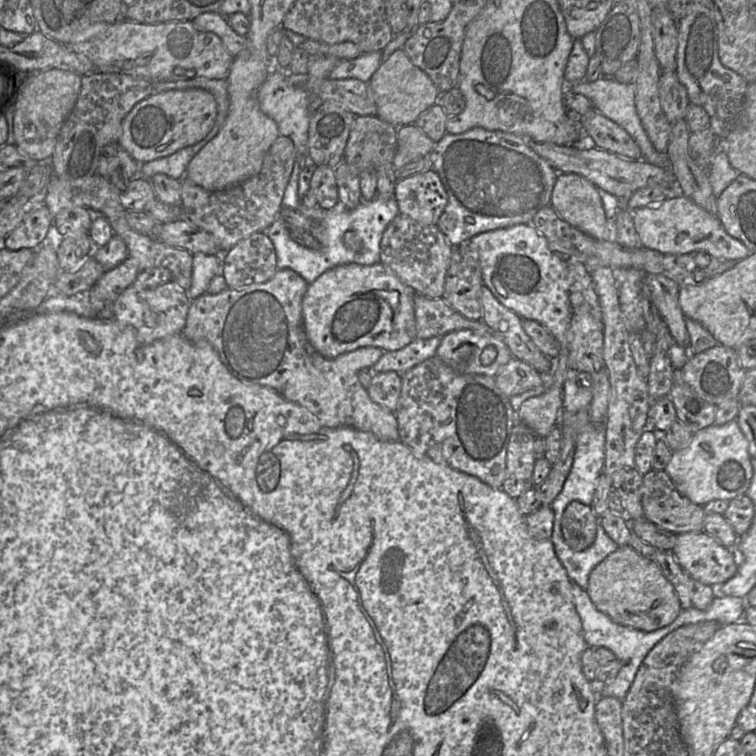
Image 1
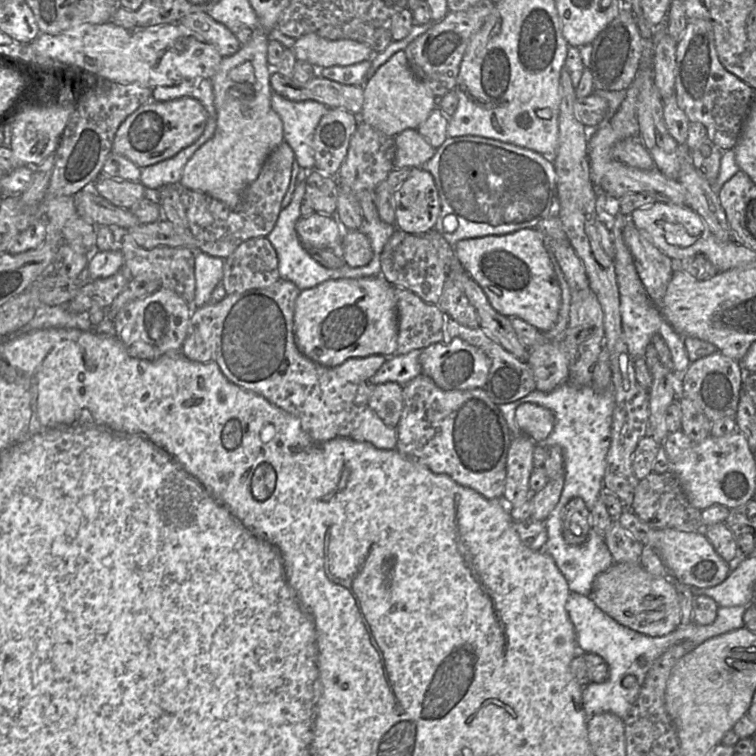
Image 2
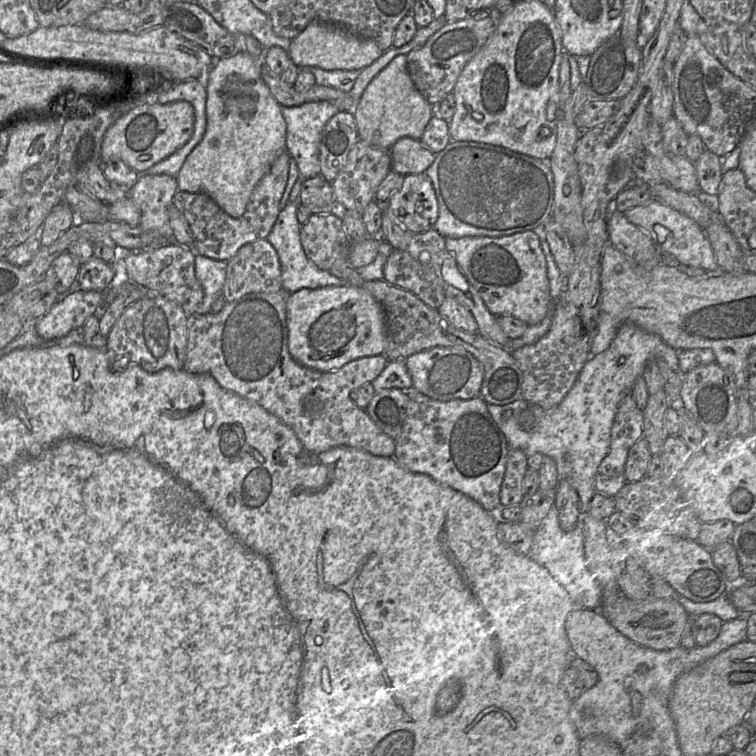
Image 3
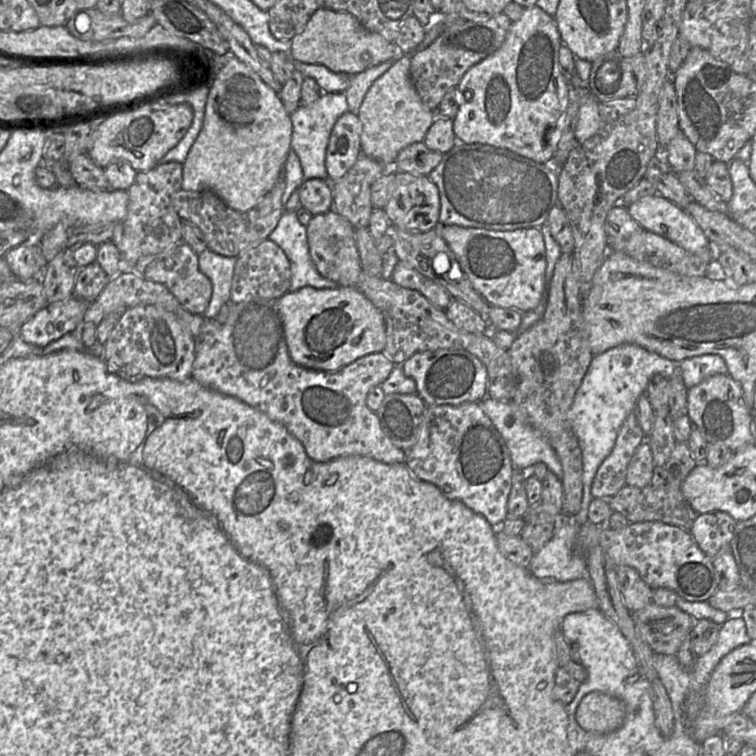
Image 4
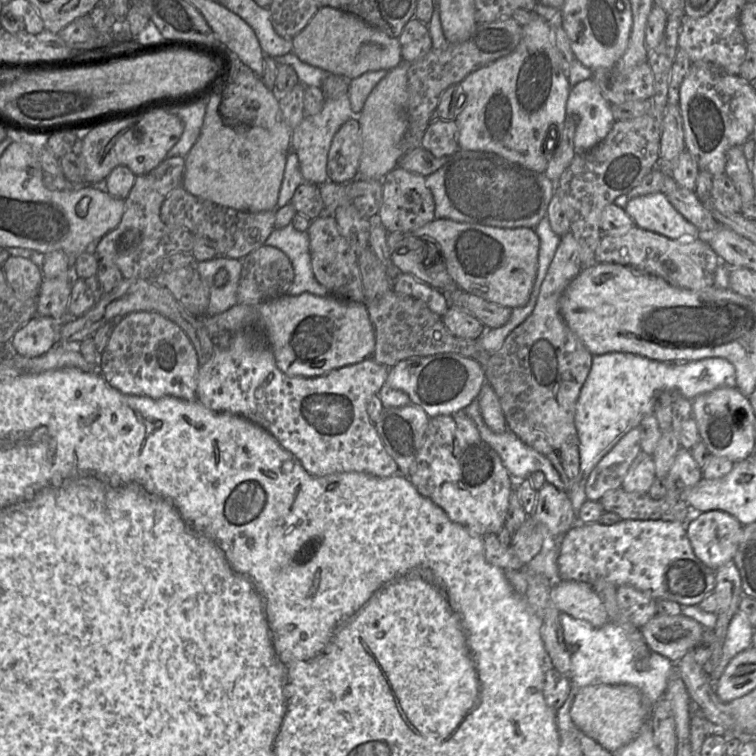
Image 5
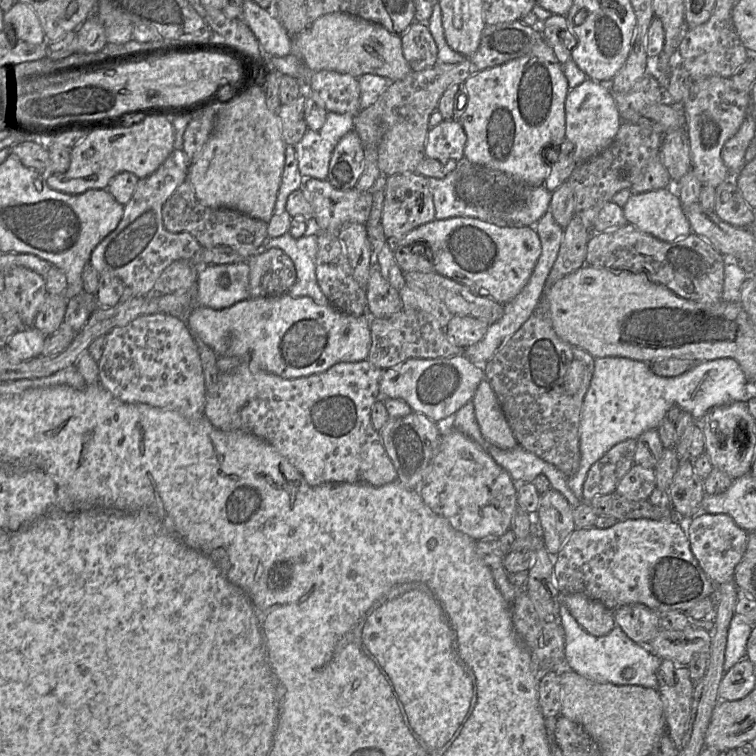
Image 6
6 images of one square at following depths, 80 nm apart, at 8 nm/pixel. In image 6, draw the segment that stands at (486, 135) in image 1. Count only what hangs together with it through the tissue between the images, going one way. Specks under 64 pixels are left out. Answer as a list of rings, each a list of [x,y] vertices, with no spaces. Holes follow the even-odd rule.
[[[463,157],[456,163],[453,171],[442,179],[426,177],[427,184],[433,195],[435,219],[442,220],[452,217],[477,218],[499,226],[530,226],[534,227],[538,220],[549,210],[552,193],[544,185],[530,186],[512,175],[495,170],[485,165],[474,164]]]

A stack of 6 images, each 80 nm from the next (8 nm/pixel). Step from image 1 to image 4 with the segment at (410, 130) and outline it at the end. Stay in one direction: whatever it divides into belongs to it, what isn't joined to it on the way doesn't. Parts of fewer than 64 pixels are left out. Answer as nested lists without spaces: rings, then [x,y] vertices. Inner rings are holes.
[[[416,142],[398,153],[392,168],[394,171],[428,176],[441,162],[442,155],[429,149],[423,142]]]

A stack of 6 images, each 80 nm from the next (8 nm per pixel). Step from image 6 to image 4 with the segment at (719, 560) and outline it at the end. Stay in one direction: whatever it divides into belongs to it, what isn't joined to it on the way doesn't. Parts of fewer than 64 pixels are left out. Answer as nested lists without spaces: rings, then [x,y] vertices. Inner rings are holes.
[[[727,512],[704,513],[696,517],[689,532],[699,548],[712,559],[722,549],[730,547],[736,523]]]

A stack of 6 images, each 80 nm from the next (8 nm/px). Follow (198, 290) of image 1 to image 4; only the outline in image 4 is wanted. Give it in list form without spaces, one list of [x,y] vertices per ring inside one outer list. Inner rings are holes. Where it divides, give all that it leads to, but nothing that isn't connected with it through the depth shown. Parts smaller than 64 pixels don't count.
[[[206,249],[198,256],[198,267],[212,283],[212,296],[203,313],[206,319],[216,318],[223,304],[230,300],[230,291],[237,257],[226,257]]]

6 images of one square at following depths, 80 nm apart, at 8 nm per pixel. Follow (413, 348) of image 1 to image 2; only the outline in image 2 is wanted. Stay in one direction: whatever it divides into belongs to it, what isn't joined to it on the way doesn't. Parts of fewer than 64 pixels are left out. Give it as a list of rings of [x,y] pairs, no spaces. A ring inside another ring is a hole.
[[[412,350],[406,354],[394,354],[387,358],[385,363],[379,368],[370,381],[374,385],[395,382],[405,385],[417,375],[422,373],[419,356],[422,350]]]

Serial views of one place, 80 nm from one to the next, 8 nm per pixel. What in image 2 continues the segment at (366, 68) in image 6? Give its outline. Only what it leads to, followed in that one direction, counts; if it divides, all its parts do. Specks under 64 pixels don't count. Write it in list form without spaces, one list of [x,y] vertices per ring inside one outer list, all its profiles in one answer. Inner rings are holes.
[[[308,33],[297,38],[292,47],[297,60],[310,63],[316,68],[327,68],[331,66],[348,66],[371,60],[375,52],[370,46],[351,39],[329,40],[315,33]]]

